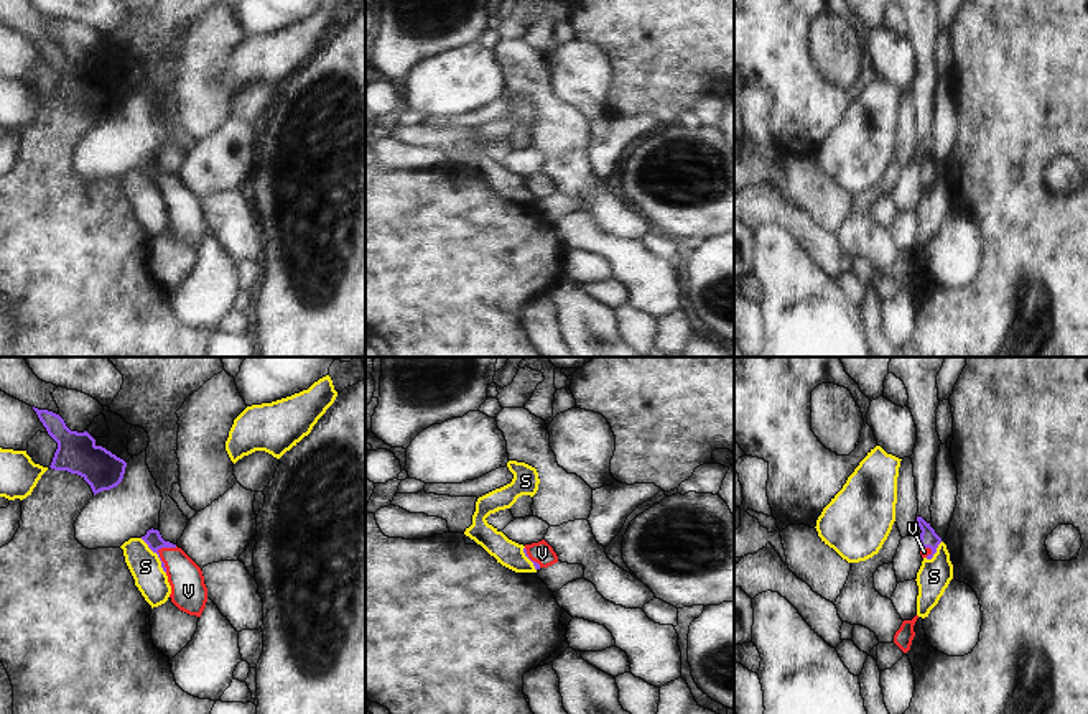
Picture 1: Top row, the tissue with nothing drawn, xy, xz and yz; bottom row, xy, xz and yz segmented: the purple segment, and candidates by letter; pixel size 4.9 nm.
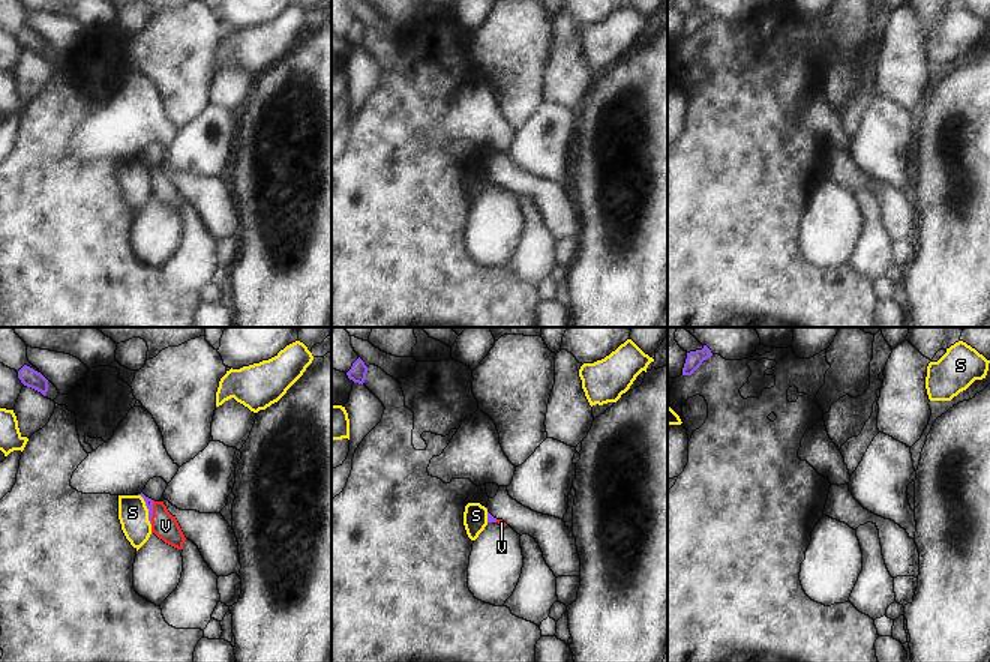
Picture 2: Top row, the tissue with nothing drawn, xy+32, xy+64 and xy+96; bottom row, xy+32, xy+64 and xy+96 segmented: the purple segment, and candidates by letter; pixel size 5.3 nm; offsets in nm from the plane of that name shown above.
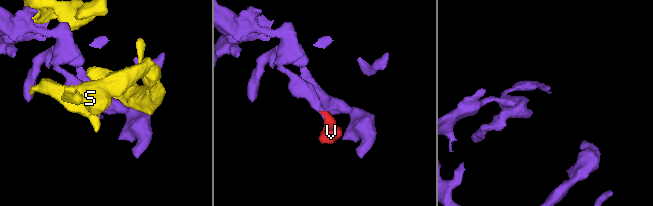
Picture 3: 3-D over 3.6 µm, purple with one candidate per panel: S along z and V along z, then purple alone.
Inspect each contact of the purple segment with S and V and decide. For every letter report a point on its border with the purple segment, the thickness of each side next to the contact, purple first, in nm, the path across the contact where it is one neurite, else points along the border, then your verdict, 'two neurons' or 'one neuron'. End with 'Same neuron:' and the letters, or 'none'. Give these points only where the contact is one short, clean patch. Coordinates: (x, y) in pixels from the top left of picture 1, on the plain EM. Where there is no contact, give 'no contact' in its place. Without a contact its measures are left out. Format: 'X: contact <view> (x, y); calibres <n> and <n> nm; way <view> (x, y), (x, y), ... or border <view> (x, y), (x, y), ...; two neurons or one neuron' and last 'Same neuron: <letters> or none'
S: contact xy (158, 188); calibres 80 and 160 nm; two neurons
V: contact xy (158, 185); calibres 80 and 180 nm; way xy (152, 170), (158, 176), (158, 185), (185, 208), (188, 222); one neuron
Same neuron: V

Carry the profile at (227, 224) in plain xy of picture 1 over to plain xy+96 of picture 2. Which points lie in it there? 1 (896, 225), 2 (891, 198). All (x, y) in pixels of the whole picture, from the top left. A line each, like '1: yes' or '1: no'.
1: yes
2: yes

